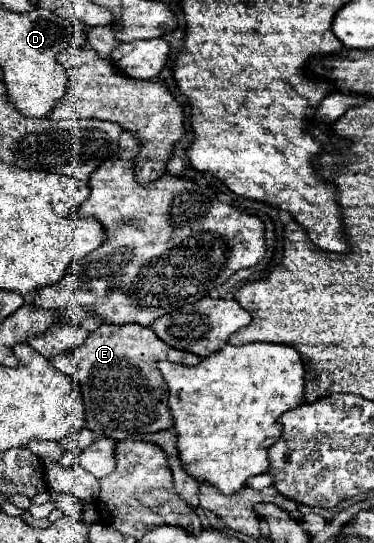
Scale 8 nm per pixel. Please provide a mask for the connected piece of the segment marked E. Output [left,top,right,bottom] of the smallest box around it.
[52,324,202,440]

